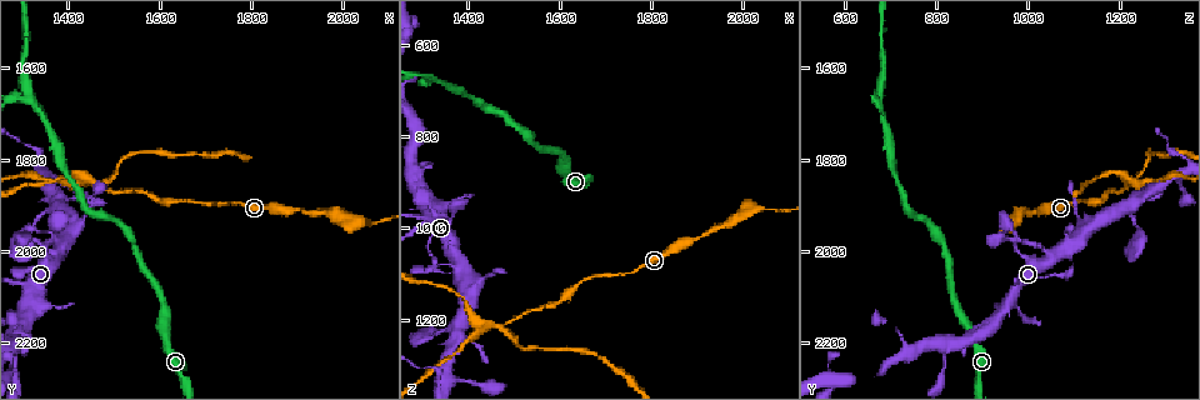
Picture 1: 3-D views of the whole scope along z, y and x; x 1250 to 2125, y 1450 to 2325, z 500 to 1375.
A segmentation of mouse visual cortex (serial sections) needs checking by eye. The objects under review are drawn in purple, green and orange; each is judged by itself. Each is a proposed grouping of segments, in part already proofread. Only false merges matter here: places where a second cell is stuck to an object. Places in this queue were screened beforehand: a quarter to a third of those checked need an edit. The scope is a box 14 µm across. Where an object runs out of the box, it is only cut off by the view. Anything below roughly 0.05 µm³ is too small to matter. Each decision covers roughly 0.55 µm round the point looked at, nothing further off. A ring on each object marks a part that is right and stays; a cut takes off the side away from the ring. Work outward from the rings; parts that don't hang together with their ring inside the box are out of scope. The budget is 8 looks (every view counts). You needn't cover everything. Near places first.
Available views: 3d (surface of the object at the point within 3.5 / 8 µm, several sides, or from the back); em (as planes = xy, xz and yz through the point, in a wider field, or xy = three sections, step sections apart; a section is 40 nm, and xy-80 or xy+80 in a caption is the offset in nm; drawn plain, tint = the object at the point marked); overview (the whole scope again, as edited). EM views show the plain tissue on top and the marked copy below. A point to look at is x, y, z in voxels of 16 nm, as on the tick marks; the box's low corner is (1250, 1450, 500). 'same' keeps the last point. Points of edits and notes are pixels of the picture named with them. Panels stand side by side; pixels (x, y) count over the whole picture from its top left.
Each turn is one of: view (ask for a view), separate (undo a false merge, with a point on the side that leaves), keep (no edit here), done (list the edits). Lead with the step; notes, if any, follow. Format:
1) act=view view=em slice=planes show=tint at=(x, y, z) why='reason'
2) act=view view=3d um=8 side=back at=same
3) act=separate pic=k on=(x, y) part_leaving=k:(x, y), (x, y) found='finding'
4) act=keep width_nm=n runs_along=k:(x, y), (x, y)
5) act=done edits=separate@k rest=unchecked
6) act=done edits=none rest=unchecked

act=view view=3d um=3.5 at=(1475, 1860, 1220) why='a fork'

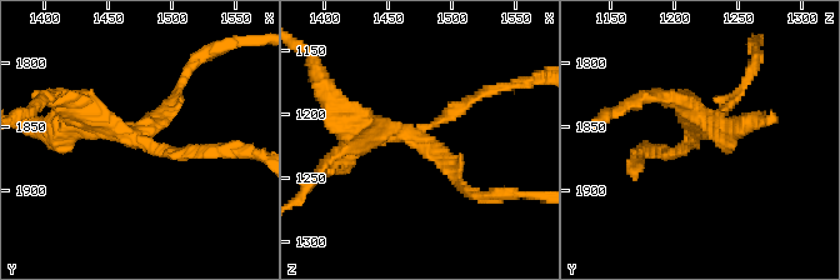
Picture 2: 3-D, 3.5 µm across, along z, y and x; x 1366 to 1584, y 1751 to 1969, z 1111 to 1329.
act=view view=em slice=xy step=5 show=tint at=(1476, 1860, 1214)

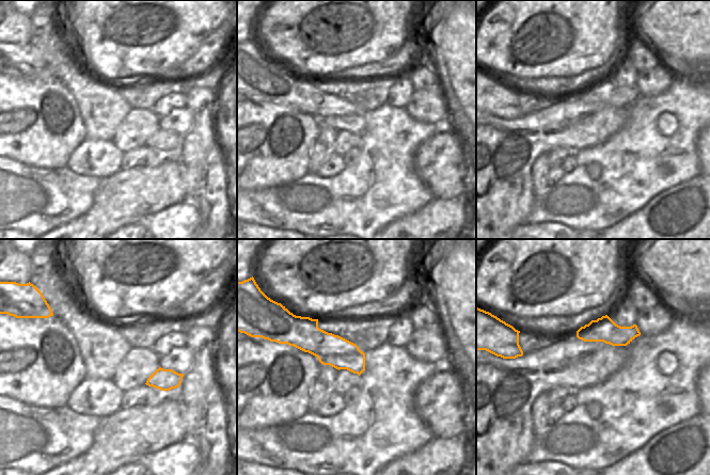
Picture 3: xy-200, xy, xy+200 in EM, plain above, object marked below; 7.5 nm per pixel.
act=separate pic=2 on=(324, 101) arm_widths_nm=150,150,250 found='two cells meet here'

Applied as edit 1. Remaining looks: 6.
act=view view=overview

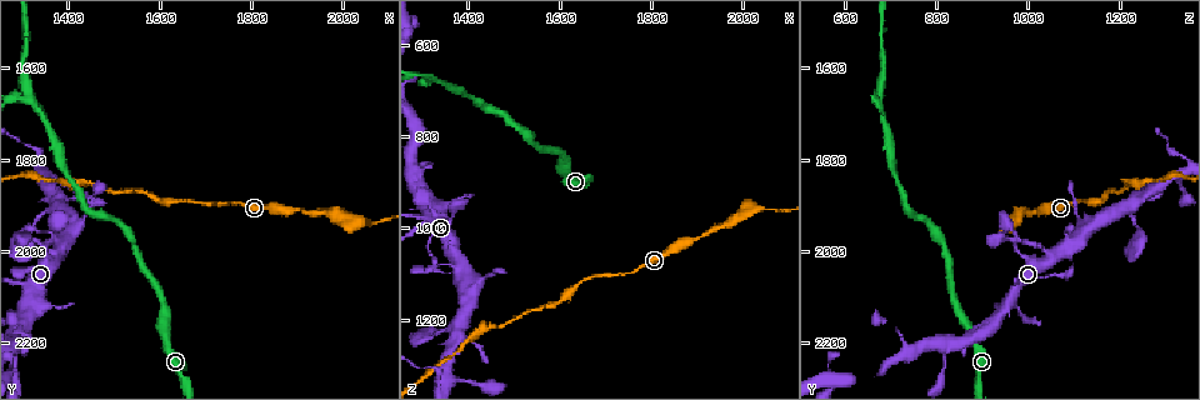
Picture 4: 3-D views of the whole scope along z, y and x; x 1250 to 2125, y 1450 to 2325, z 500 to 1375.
act=view view=3d um=3.5 at=(1335, 2045, 1085) why='abrupt turn'

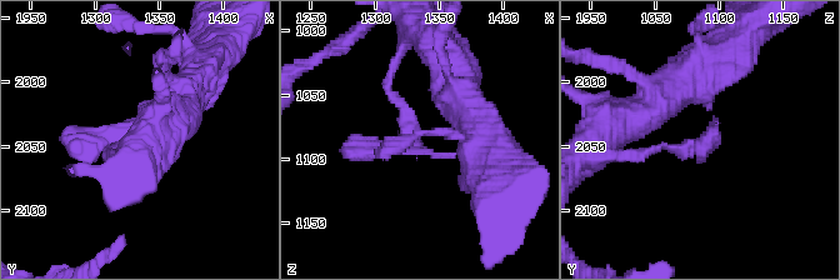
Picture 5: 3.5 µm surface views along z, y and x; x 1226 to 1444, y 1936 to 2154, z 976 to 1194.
act=view view=em slice=planes show=tint at=same

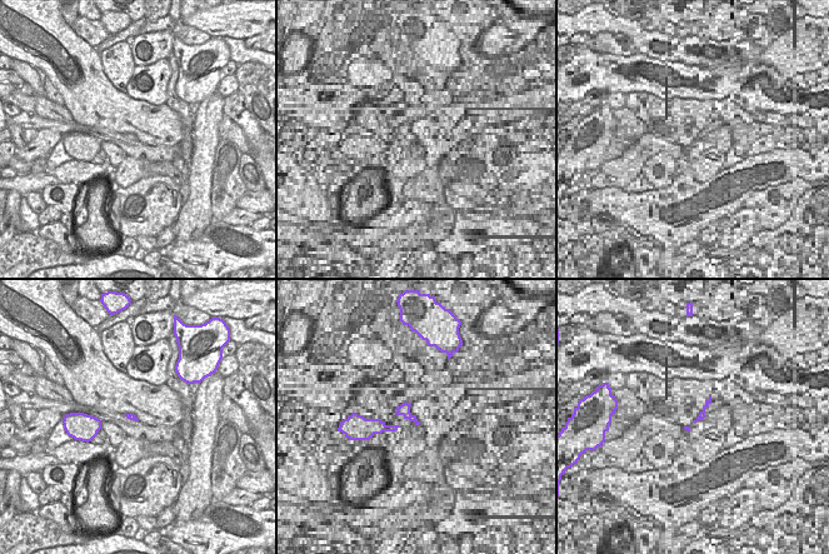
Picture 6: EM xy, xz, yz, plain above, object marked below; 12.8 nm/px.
act=view view=em slice=xy step=1 show=tint at=same why='cut it another way'

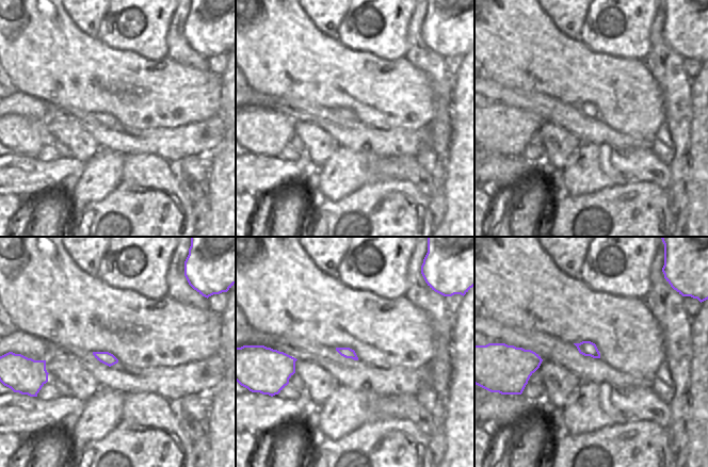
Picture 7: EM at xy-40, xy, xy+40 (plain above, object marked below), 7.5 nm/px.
act=separate pic=5 on=(85, 138) found='a second cell is stuck on'

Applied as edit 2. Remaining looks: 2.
act=done edits=separate@2,separate@5 rest=unchecked

